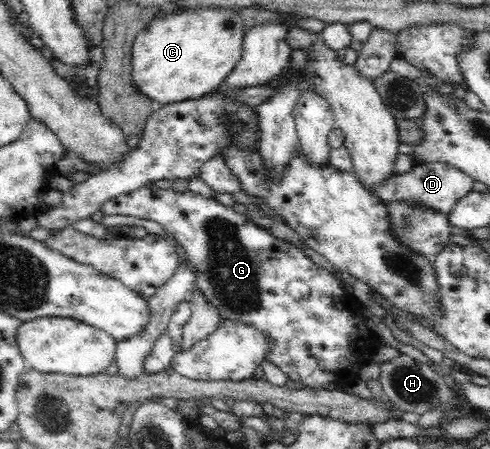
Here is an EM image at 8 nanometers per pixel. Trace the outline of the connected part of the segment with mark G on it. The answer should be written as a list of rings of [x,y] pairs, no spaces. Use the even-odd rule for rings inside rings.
[[[148,185],[106,201],[106,203],[102,204],[102,207],[99,210],[102,211],[104,216],[134,215],[134,217],[139,217],[140,219],[156,221],[156,223],[165,227],[167,233],[171,233],[177,243],[182,246],[184,251],[186,251],[188,261],[192,262],[194,270],[196,270],[196,273],[194,273],[193,289],[198,290],[198,292],[205,297],[205,300],[218,310],[218,313],[221,314],[221,320],[242,323],[243,325],[262,331],[269,344],[269,353],[265,354],[264,360],[268,360],[278,366],[288,376],[288,379],[291,379],[292,381],[302,381],[307,388],[324,388],[324,385],[328,385],[328,383],[336,383],[336,381],[340,381],[340,379],[346,379],[346,381],[352,380],[357,377],[358,371],[362,369],[366,363],[373,361],[375,353],[380,345],[383,344],[382,340],[377,337],[370,322],[366,321],[360,312],[360,302],[354,295],[350,295],[342,282],[334,278],[328,270],[318,266],[315,262],[312,262],[312,260],[310,260],[305,254],[304,250],[298,245],[277,238],[263,227],[260,227],[257,223],[253,222],[248,215],[241,214],[232,208],[220,204],[218,200],[208,200],[200,195],[188,192],[188,190],[184,193],[176,193],[172,189],[151,189],[150,185]],[[298,281],[304,283],[306,287],[304,287],[304,293],[296,293],[296,299],[294,299],[292,293],[289,293],[288,291],[290,291],[290,285],[292,285],[292,283],[298,283]]]

